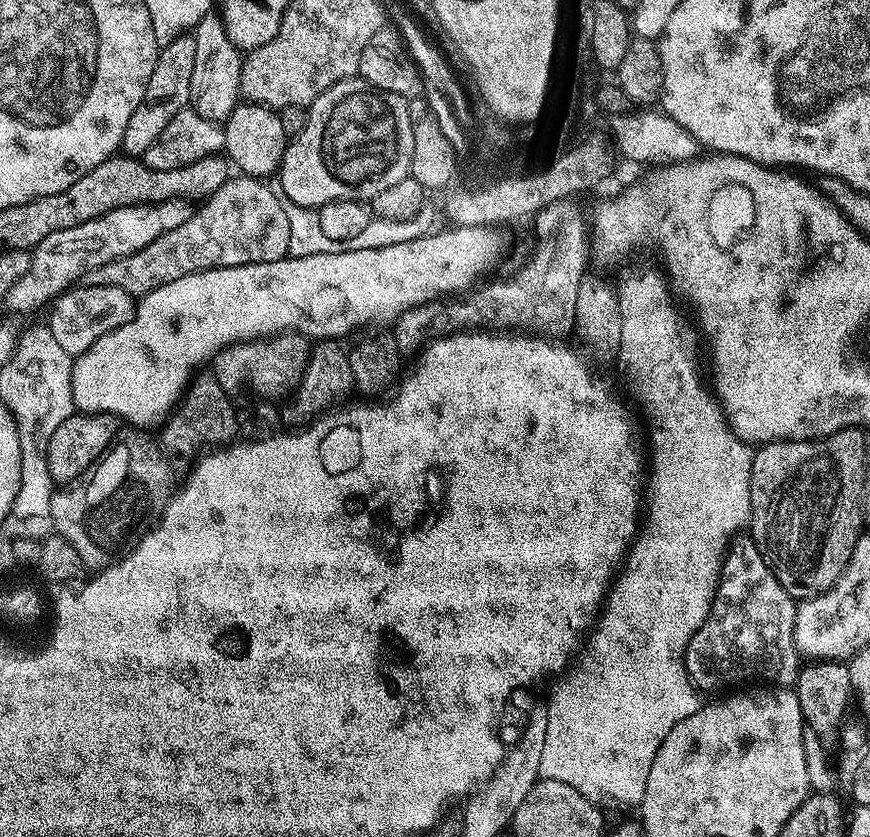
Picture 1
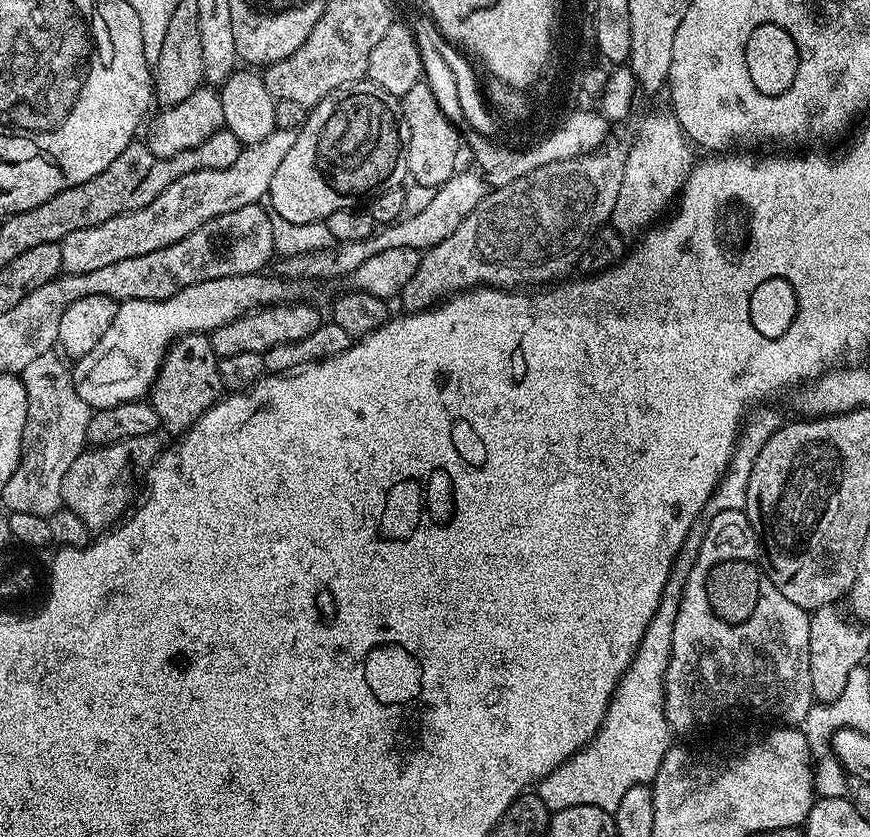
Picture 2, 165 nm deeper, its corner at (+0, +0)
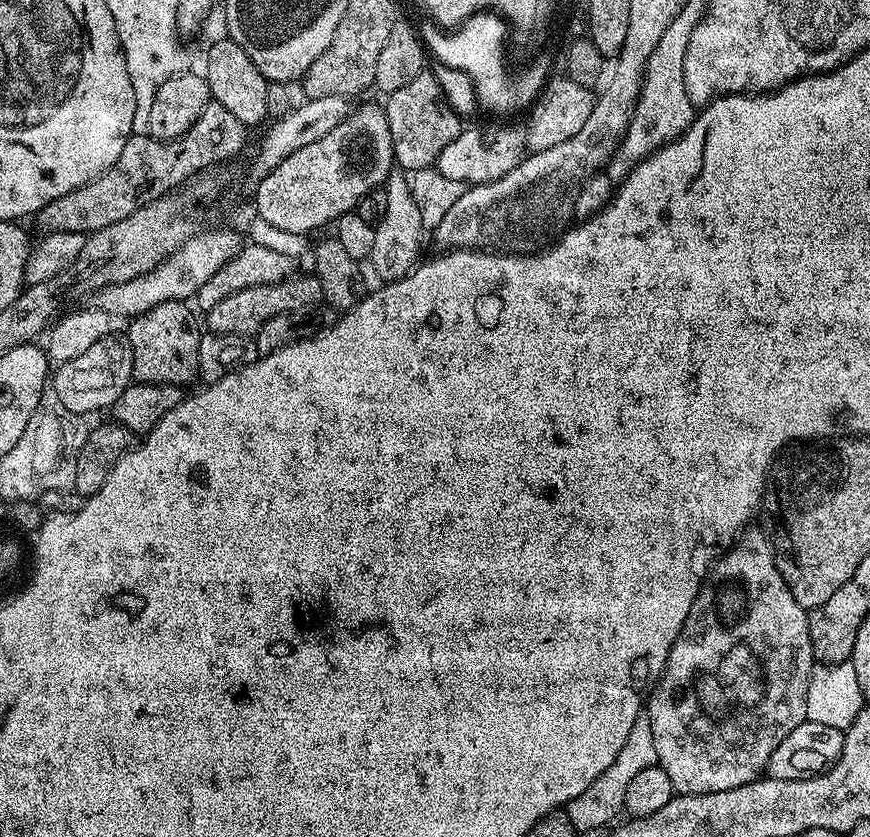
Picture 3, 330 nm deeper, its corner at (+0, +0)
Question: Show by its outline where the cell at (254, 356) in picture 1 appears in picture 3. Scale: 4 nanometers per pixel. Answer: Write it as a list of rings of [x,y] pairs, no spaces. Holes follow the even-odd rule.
[[[296,274],[289,280],[278,282],[276,285],[256,285],[249,289],[238,290],[217,302],[206,312],[207,331],[214,334],[238,334],[252,336],[264,323],[278,314],[287,312],[309,312],[324,304],[322,282],[318,282],[315,274],[301,276]]]

